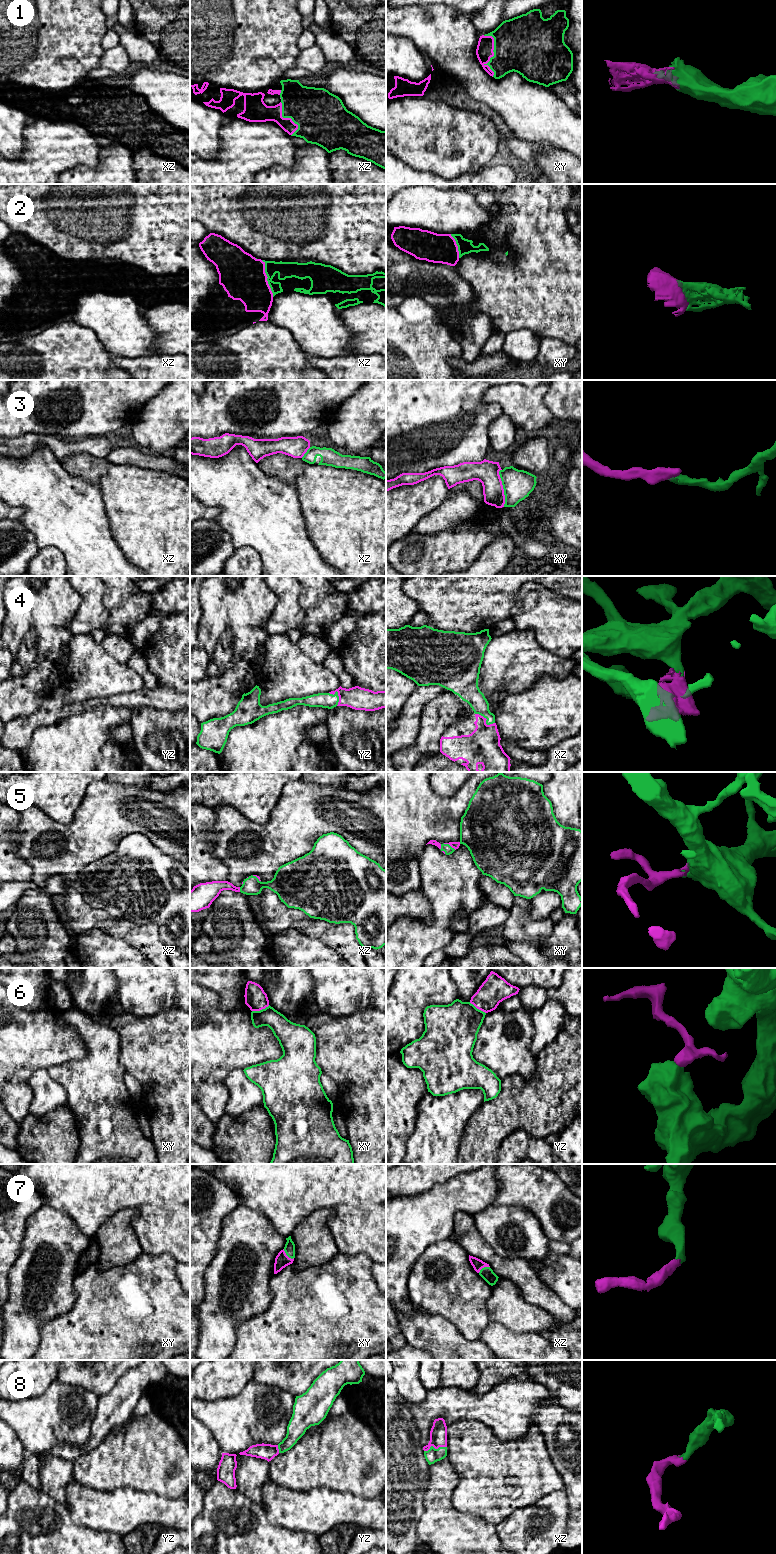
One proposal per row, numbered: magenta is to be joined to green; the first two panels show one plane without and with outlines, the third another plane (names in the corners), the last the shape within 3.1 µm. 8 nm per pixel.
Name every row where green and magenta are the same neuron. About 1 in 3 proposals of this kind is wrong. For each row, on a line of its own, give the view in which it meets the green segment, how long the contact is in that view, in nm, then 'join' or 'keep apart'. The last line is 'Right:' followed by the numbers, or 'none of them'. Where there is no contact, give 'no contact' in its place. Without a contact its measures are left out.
1: meets green in xy; contact 340 nm long; join
2: meets green in xz; contact 320 nm long; join
3: meets green in xy; contact 300 nm long; keep apart
4: meets green in xz; contact 180 nm long; join
5: meets green in xy; contact 120 nm long; join
6: meets green in xy; contact 150 nm long; keep apart
7: meets green in xy; contact 120 nm long; join
8: meets green in xz; contact 190 nm long; join
Right: 1, 2, 4, 5, 7, 8

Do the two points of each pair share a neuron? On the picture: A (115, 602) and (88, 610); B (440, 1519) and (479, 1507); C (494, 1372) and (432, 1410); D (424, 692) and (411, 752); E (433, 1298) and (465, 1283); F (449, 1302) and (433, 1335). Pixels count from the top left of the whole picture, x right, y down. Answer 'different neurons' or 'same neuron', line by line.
A: different neurons
B: different neurons
C: different neurons
D: different neurons
E: same neuron
F: different neurons

